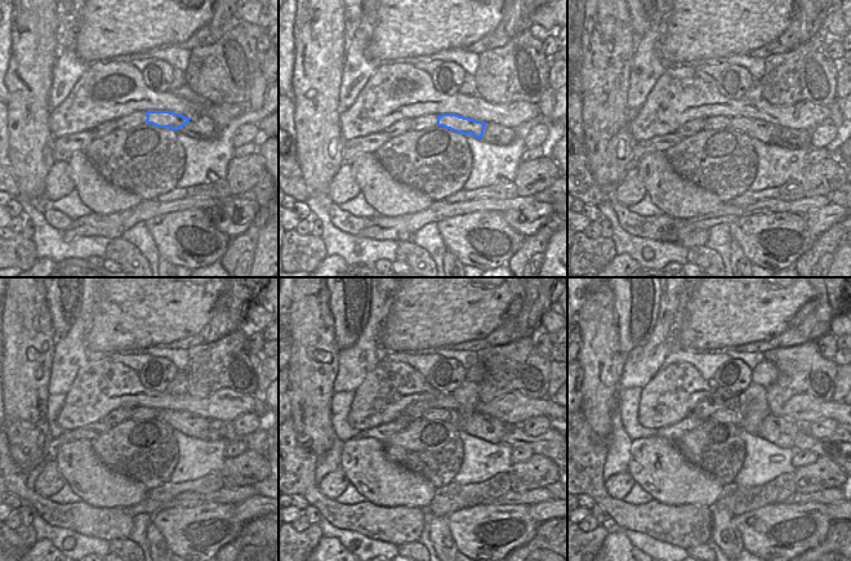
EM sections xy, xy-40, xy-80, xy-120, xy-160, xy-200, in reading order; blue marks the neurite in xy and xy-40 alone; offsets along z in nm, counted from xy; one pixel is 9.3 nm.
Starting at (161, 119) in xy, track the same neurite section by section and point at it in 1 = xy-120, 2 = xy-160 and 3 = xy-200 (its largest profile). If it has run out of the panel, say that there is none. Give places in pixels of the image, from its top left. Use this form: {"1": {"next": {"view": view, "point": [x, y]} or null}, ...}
{"1": {"next": {"view": "xy-120", "point": [188, 423]}}, "2": {"next": {"view": "xy-160", "point": [479, 424]}}, "3": {"next": {"view": "xy-200", "point": [780, 431]}}}

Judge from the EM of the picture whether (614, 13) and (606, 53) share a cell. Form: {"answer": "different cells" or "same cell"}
{"answer": "same cell"}

